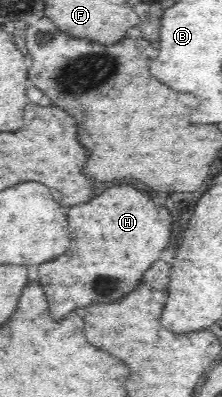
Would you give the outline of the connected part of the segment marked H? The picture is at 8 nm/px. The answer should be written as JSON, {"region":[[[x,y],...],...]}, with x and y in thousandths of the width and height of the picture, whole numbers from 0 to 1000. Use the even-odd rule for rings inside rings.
{"region":[[[604,466],[495,471],[396,511],[324,521],[306,562],[342,592],[306,632],[180,668],[180,713],[216,743],[225,798],[252,809],[351,773],[532,758],[604,733],[649,683],[712,657],[712,642],[748,627],[775,582],[766,531],[712,521]]]}

